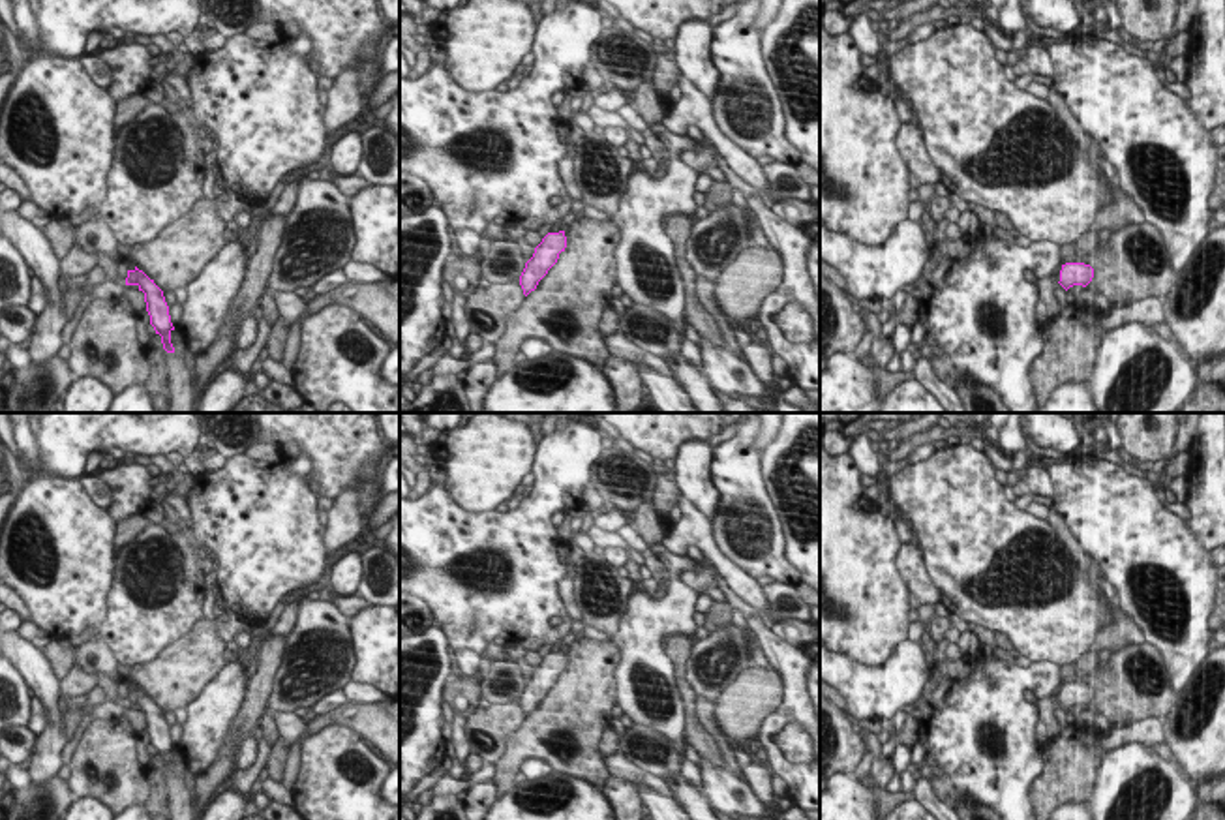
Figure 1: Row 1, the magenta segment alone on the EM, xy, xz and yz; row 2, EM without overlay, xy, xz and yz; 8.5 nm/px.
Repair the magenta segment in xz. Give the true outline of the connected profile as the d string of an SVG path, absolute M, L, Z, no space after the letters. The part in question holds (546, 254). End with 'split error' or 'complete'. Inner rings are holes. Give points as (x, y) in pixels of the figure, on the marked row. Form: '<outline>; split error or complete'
M565 231L548 233L542 242L535 248L533 257L525 263L520 276L520 285L527 296L537 289L538 281L548 274L548 270L557 263L559 253L567 248Z; complete

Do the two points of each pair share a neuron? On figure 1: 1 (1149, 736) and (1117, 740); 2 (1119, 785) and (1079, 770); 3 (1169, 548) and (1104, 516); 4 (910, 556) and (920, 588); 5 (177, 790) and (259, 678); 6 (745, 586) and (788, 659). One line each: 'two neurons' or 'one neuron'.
1: one neuron
2: two neurons
3: one neuron
4: one neuron
5: two neurons
6: two neurons

